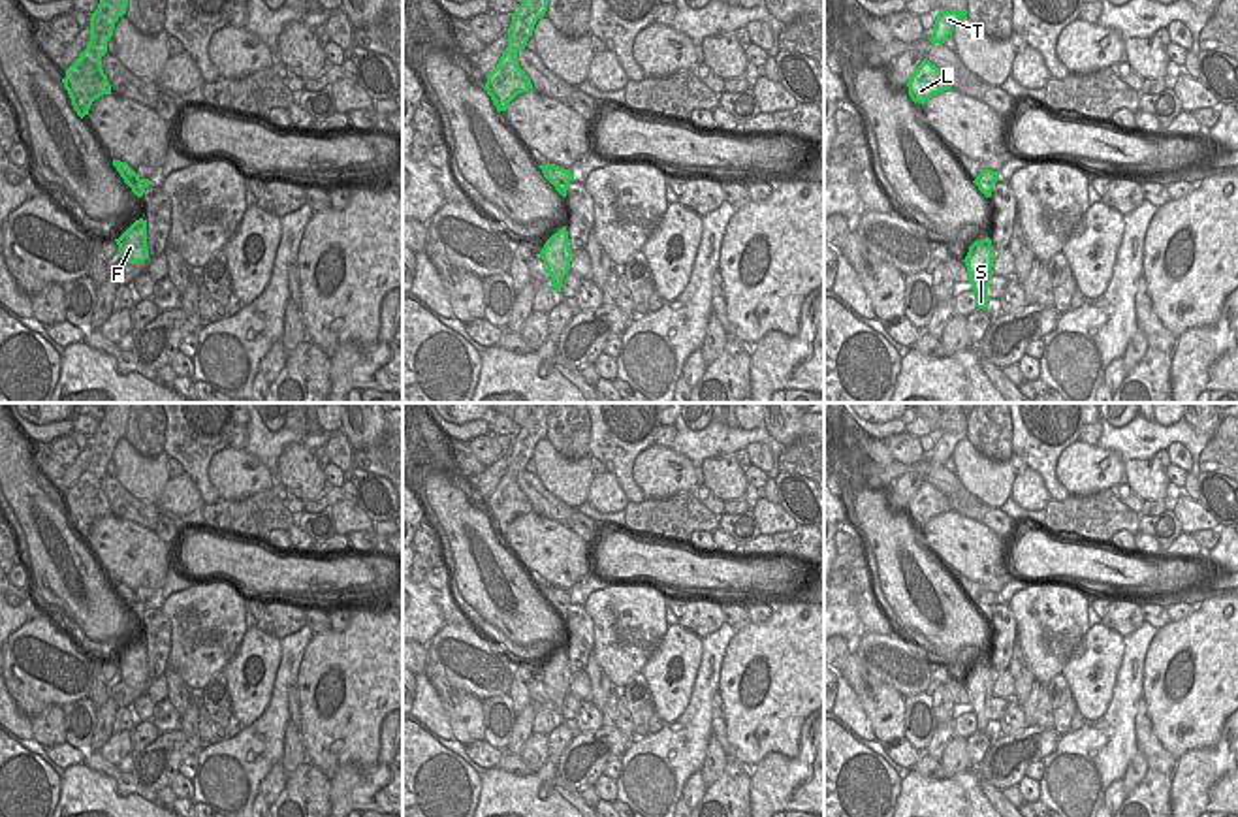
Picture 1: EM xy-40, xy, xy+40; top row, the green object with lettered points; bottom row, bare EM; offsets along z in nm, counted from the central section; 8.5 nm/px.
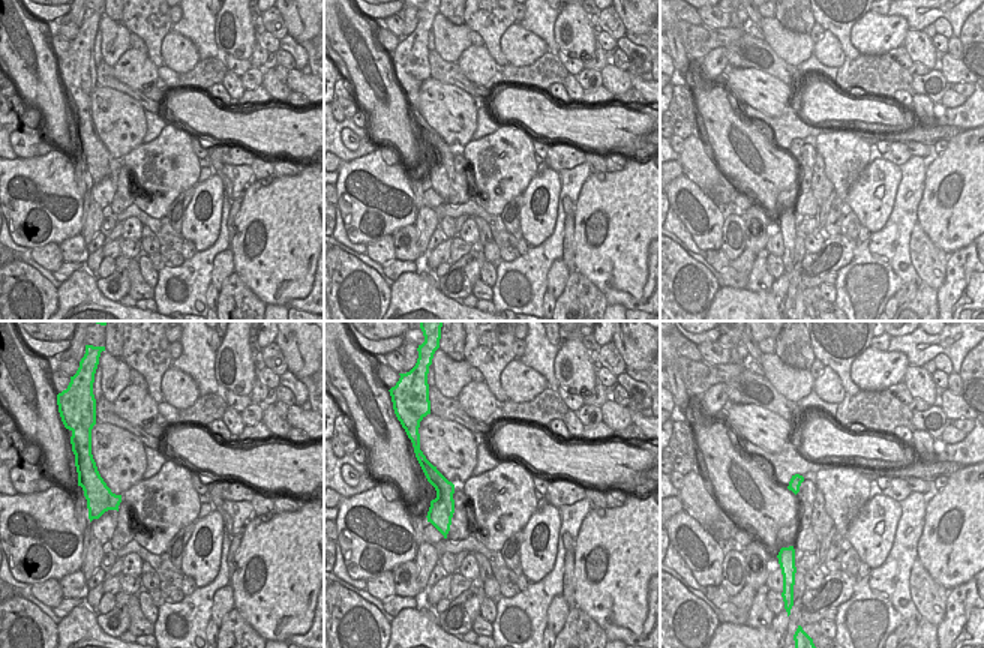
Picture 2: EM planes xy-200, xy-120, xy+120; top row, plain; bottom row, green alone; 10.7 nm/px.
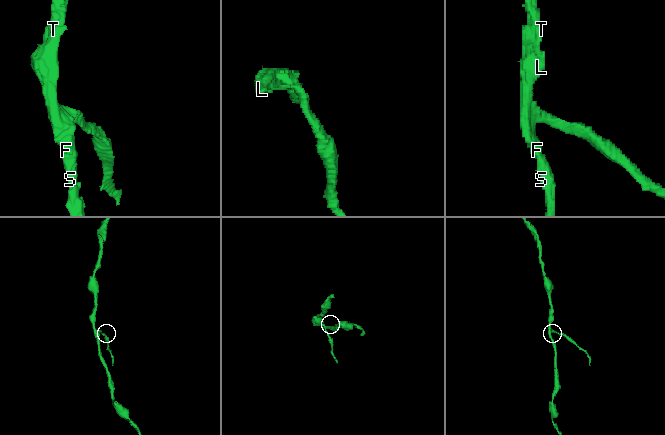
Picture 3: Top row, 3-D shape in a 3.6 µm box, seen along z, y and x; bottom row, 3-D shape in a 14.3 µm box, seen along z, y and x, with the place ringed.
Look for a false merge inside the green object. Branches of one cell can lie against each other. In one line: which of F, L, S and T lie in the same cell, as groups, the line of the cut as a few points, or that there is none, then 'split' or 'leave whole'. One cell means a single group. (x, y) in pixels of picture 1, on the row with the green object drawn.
groups F L S T; cut none; leave whole

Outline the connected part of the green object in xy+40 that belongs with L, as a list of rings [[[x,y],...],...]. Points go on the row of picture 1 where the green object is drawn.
[[[922,60],[916,72],[911,75],[909,83],[909,96],[916,104],[926,104],[933,94],[950,90],[950,79],[944,72],[933,66],[929,60]]]

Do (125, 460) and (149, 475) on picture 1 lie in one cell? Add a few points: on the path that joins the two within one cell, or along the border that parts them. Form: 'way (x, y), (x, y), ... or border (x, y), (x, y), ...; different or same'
way (130, 465), (143, 475); same

